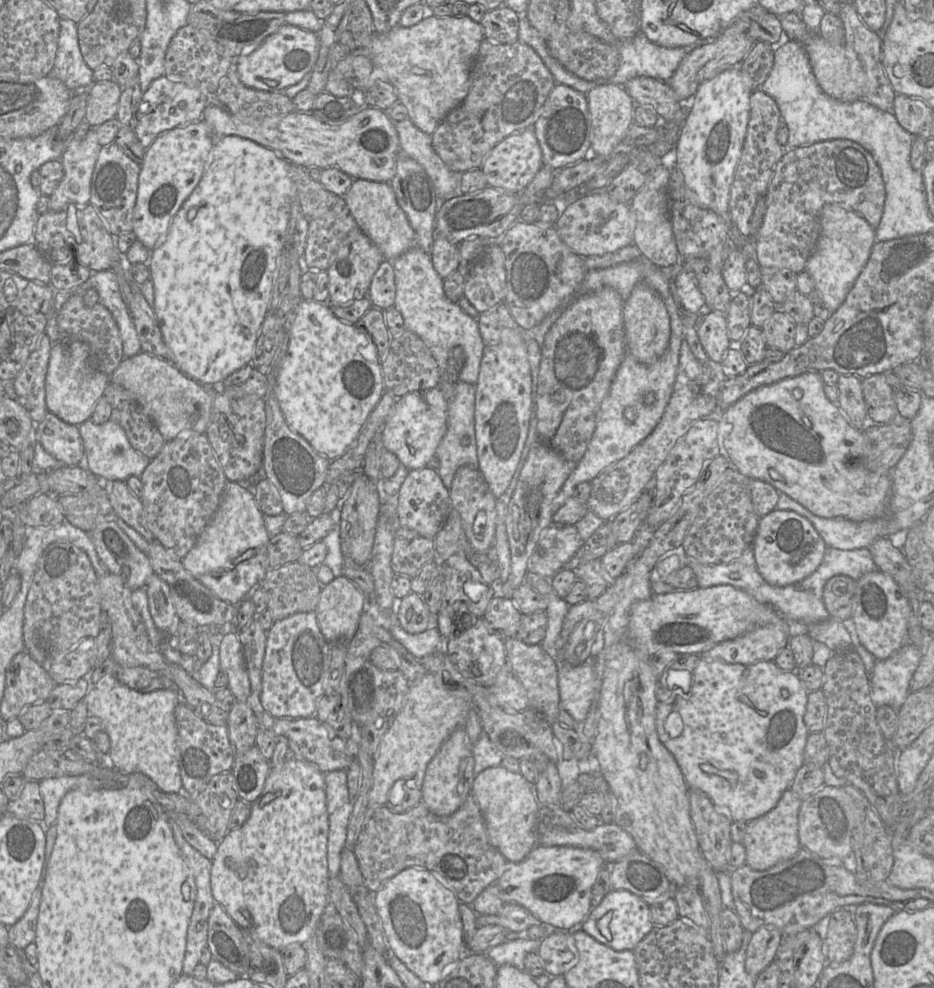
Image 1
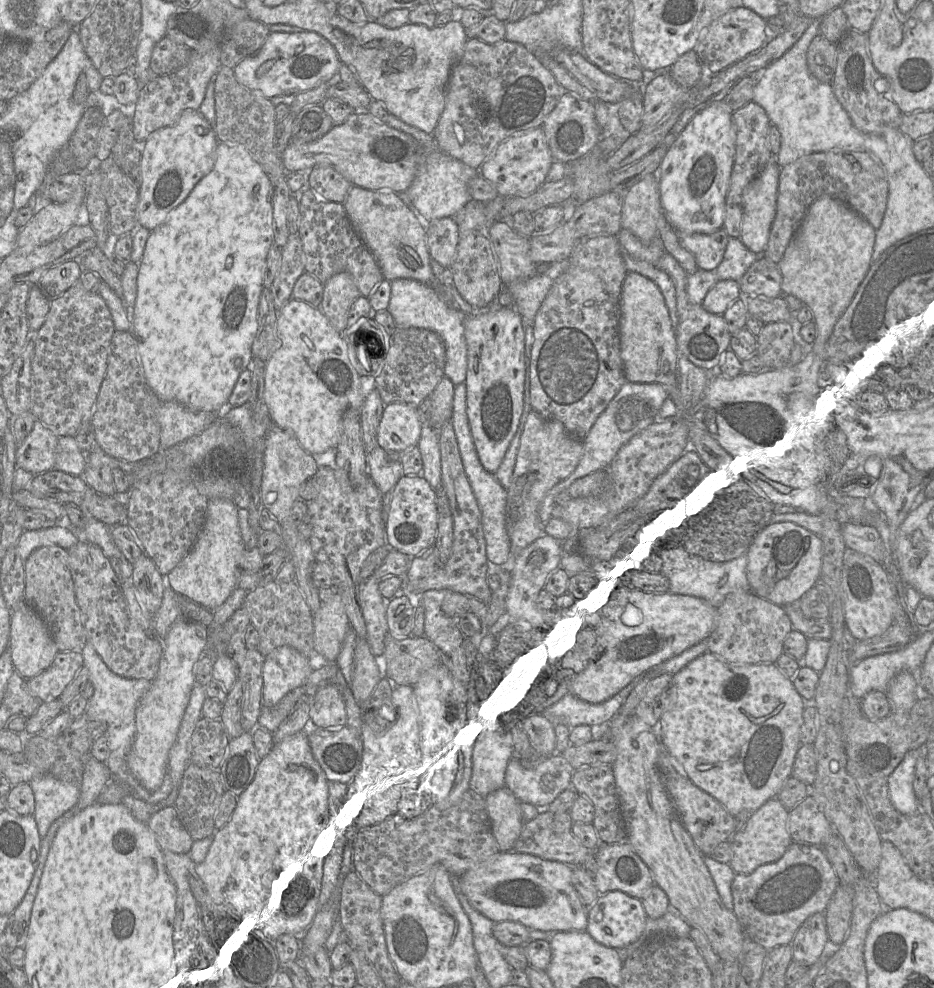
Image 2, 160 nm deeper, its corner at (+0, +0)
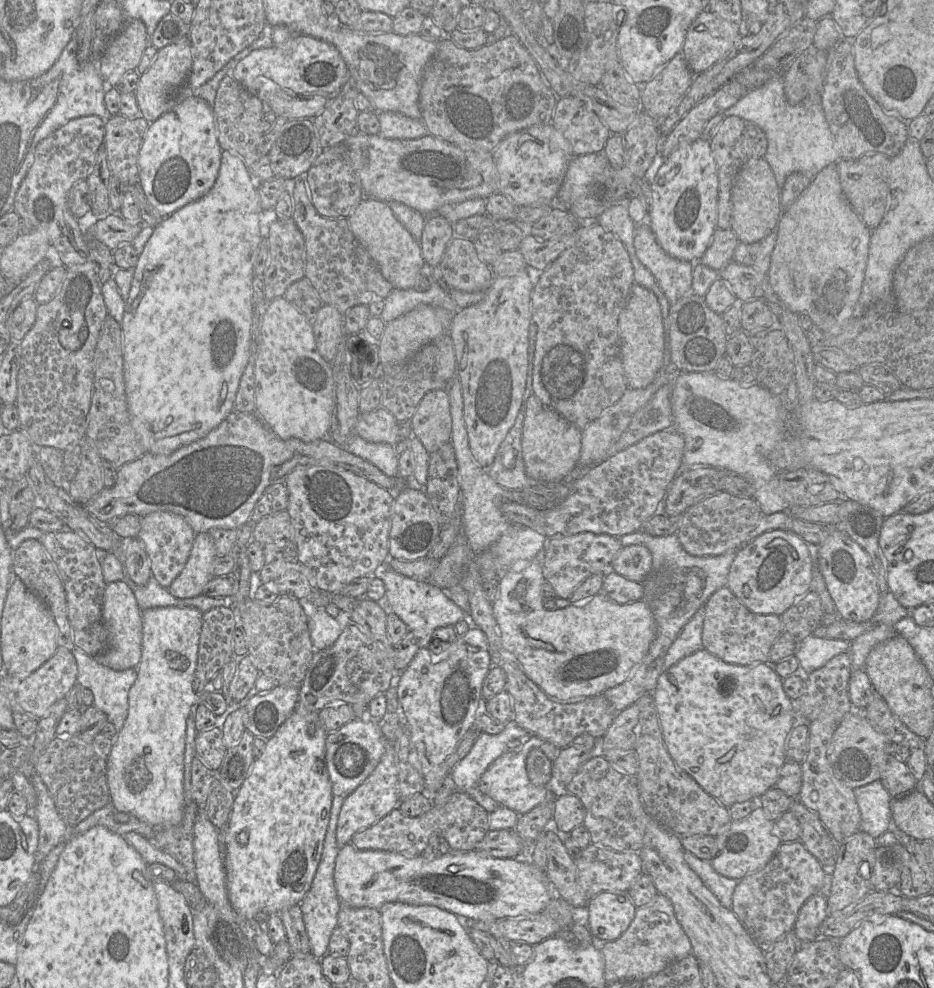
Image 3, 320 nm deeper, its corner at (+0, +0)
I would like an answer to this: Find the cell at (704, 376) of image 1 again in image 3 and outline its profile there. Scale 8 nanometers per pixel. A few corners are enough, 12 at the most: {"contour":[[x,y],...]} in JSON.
{"contour":[[647,223],[637,258],[670,304],[692,292],[690,261],[667,254]]}

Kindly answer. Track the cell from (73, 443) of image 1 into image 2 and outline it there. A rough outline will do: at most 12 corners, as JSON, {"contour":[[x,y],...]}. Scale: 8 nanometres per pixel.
{"contour":[[39,420],[17,446],[16,469],[53,469],[58,438]]}

